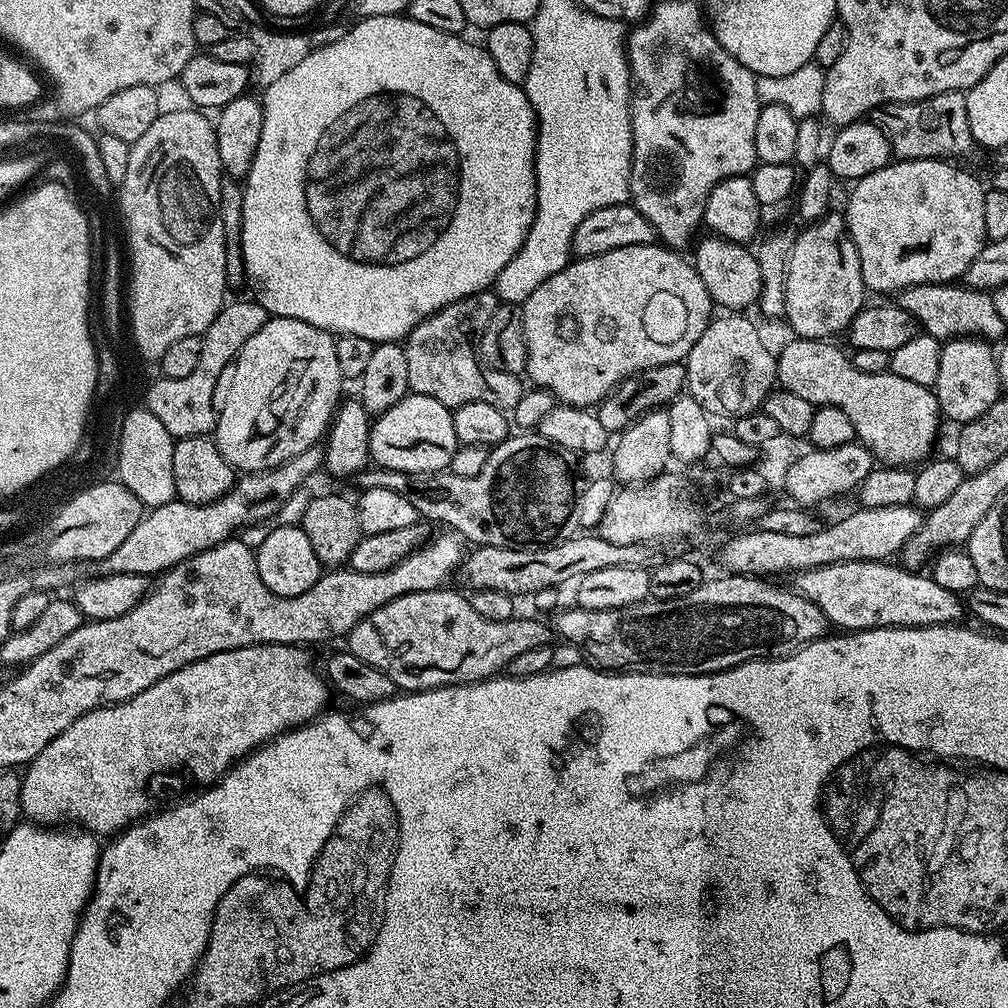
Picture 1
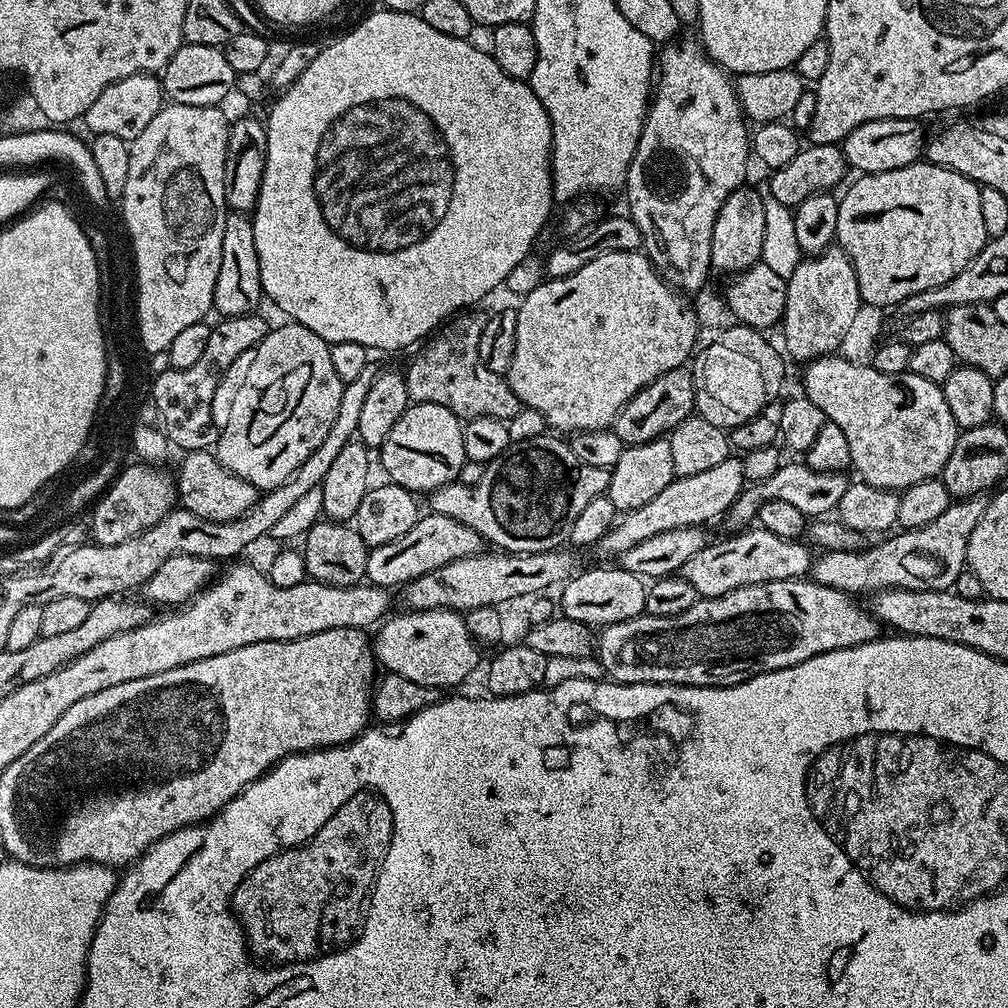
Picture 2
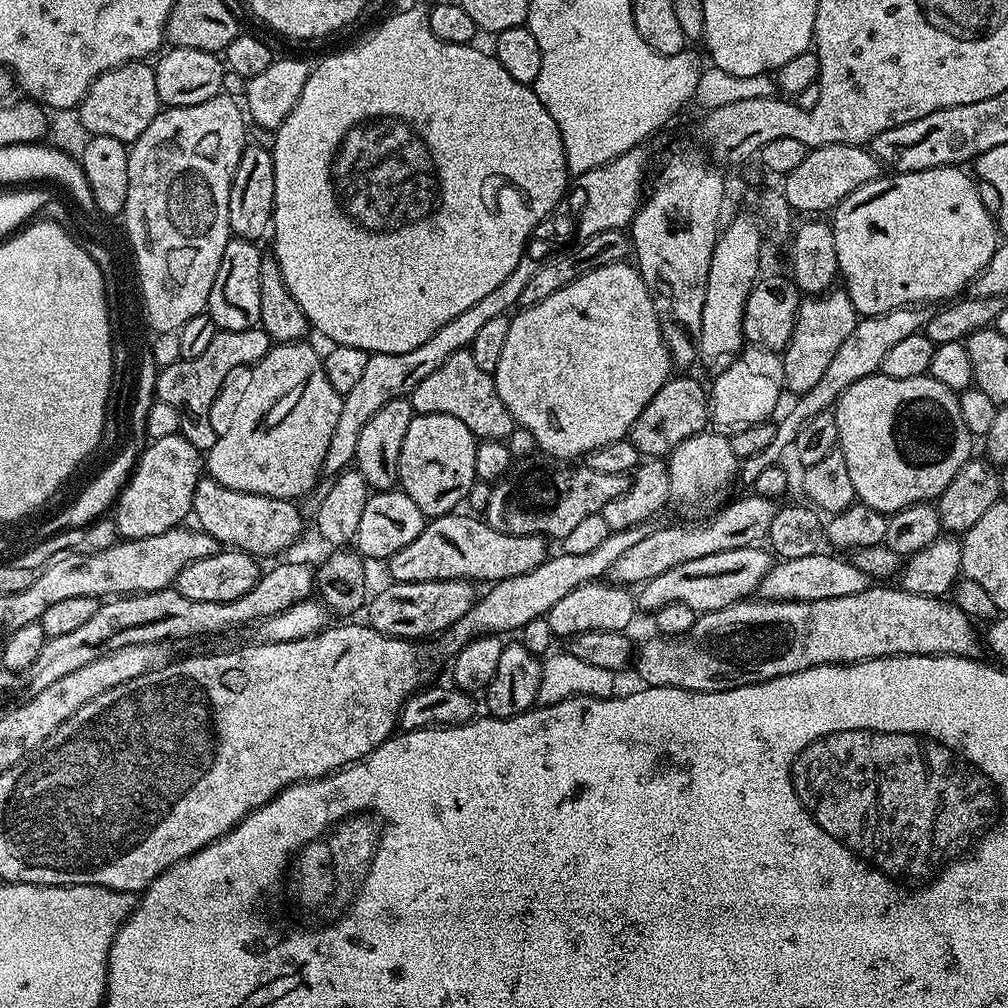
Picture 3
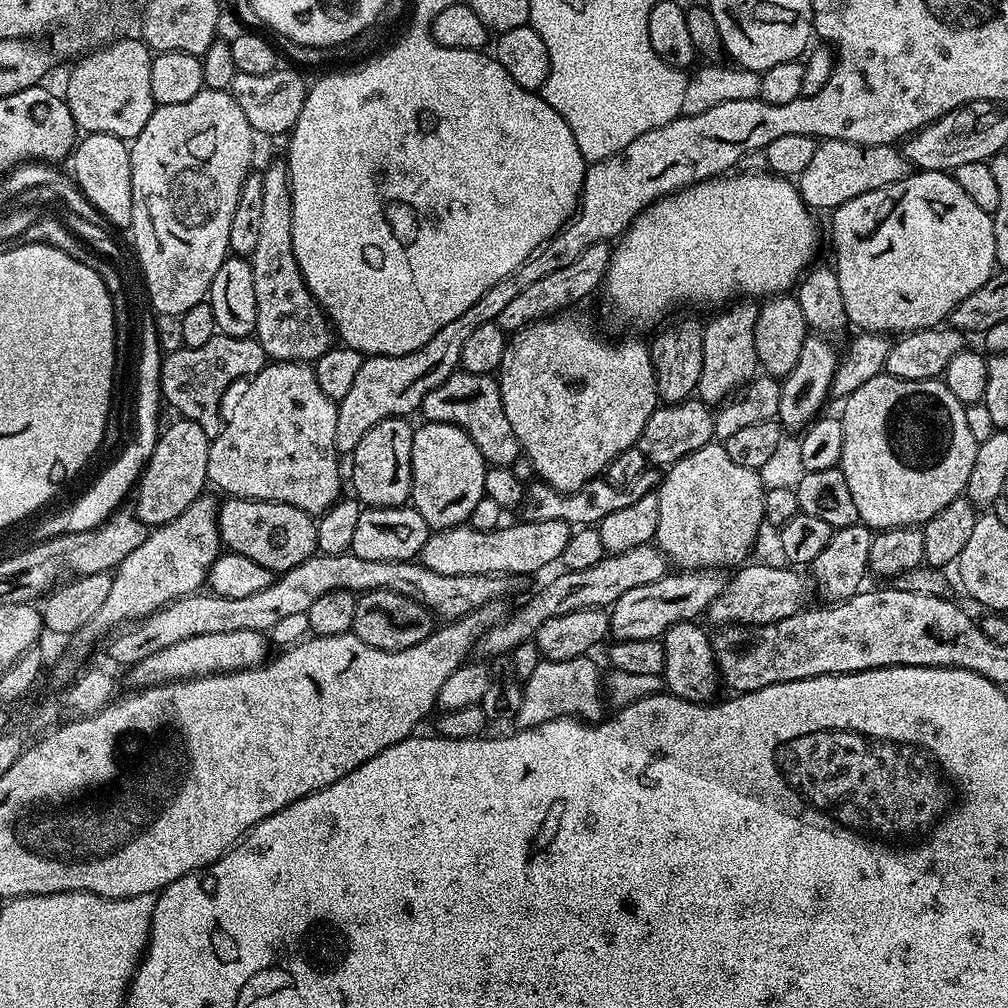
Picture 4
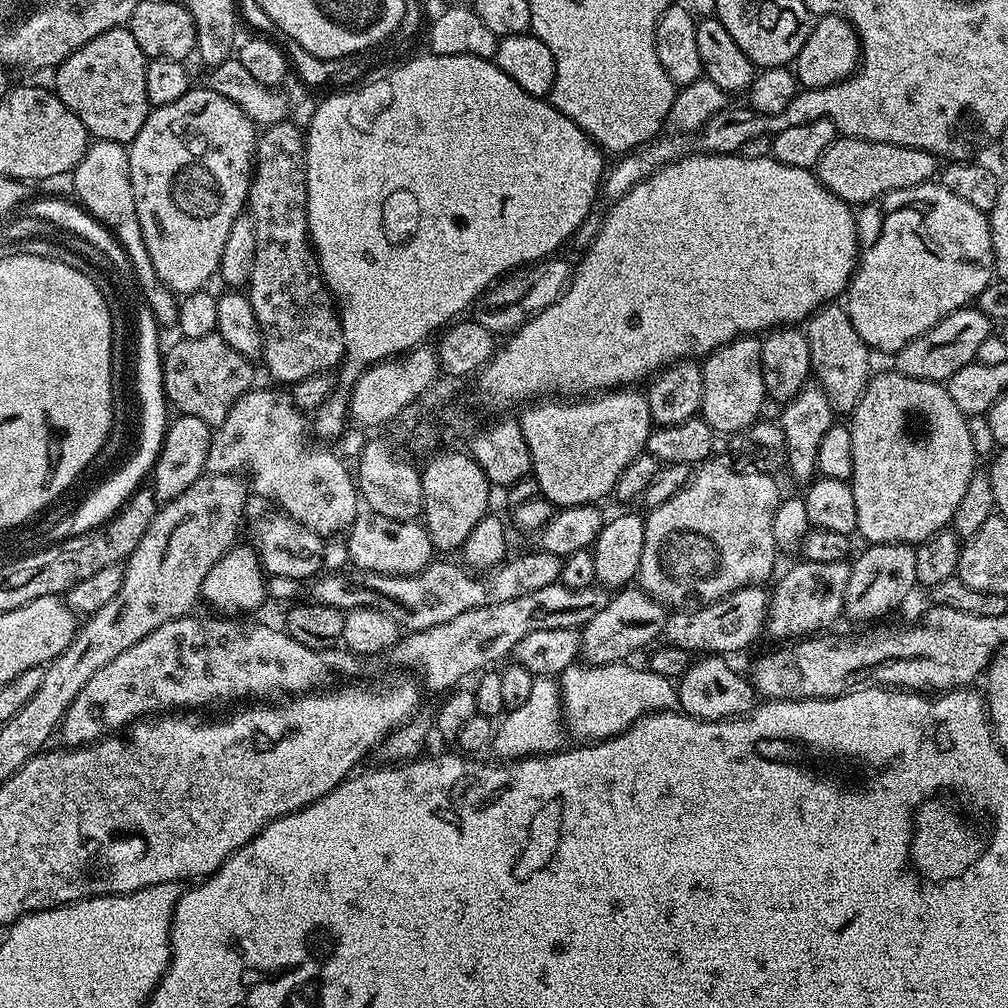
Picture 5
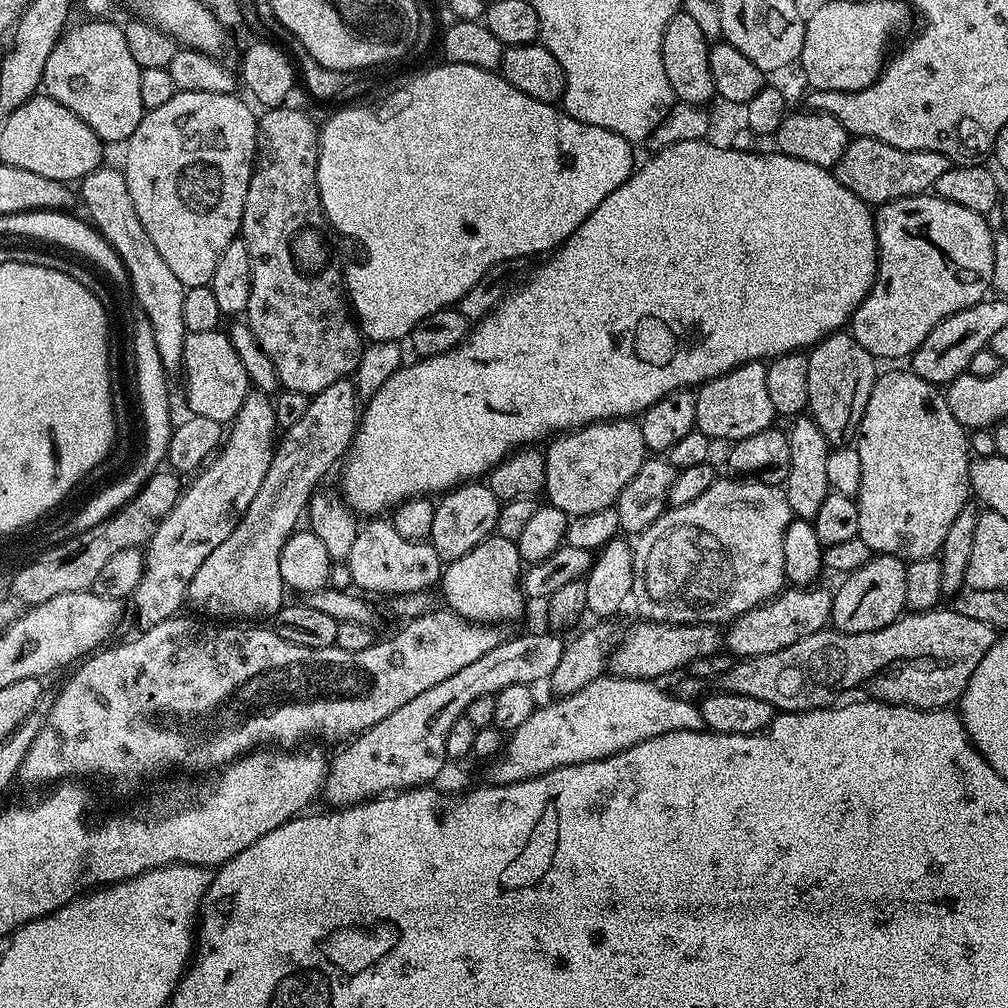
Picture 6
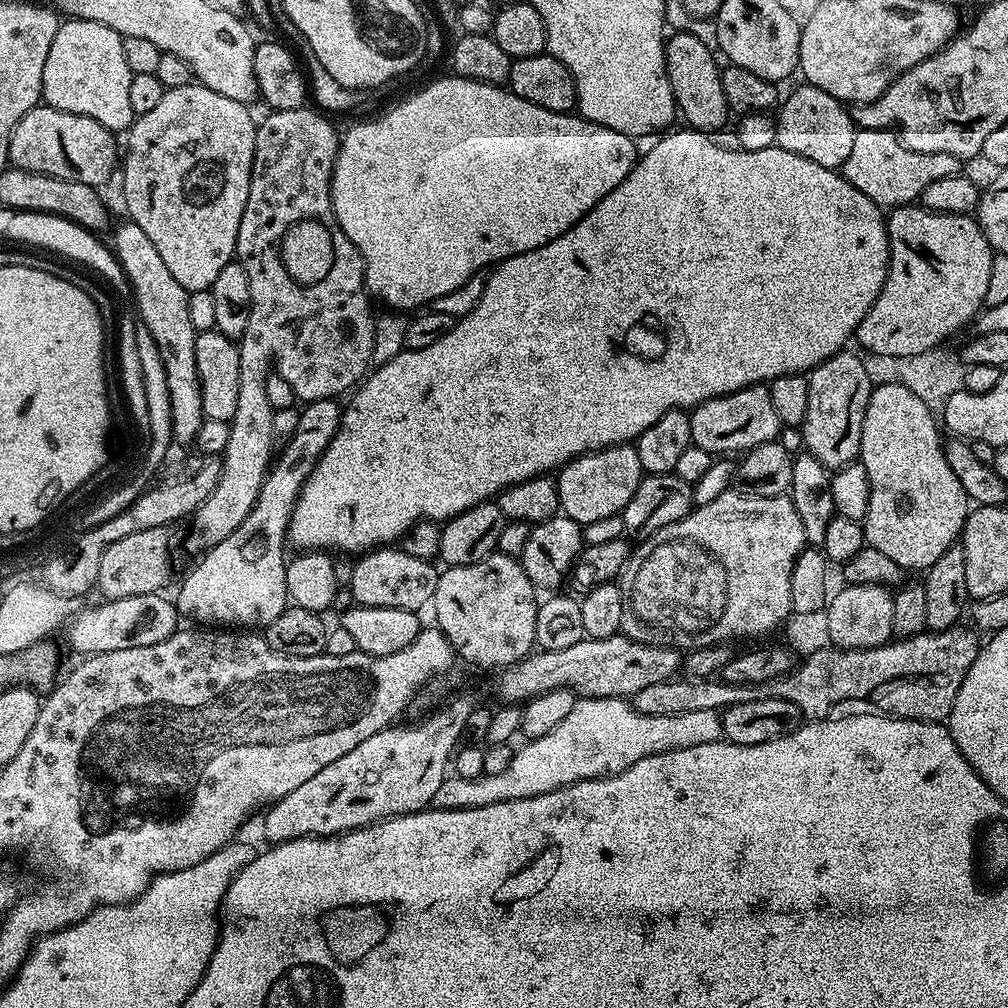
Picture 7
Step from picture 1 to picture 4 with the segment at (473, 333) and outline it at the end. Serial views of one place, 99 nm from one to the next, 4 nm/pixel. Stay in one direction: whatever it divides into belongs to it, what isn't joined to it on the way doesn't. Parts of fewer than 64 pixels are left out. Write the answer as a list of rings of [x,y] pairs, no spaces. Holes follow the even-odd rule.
[[[457,370],[442,386],[434,386],[426,398],[422,398],[418,409],[425,421],[446,422],[456,424],[478,446],[485,461],[492,466],[510,466],[521,459],[522,449],[514,429],[506,419],[506,410],[502,410],[502,394],[499,383],[492,376],[470,374]]]

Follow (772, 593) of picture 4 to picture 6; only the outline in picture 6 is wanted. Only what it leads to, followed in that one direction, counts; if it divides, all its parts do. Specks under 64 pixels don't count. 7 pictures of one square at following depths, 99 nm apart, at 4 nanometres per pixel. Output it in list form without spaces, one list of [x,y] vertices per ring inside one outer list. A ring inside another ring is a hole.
[[[640,622],[637,628],[617,639],[612,655],[606,664],[611,675],[635,680],[659,681],[659,676],[668,676],[671,672],[687,669],[694,658],[700,655],[714,655],[722,648],[722,632],[715,624],[658,624]]]

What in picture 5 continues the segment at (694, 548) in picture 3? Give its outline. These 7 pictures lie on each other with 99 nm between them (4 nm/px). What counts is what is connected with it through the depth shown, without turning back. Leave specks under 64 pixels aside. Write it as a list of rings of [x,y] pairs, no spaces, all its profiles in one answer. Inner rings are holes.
[[[557,582],[550,586],[542,586],[542,590],[534,590],[534,594],[526,594],[526,598],[510,598],[510,602],[498,602],[494,606],[478,606],[474,610],[466,610],[466,614],[458,614],[458,618],[450,618],[450,622],[442,622],[442,626],[430,626],[421,632],[401,635],[400,641],[390,649],[390,656],[394,663],[404,667],[401,669],[421,668],[424,671],[423,687],[427,691],[429,688],[432,692],[444,694],[455,689],[460,684],[459,680],[472,675],[475,677],[491,669],[495,665],[492,664],[495,660],[500,660],[503,656],[511,657],[518,642],[522,642],[526,634],[534,634],[534,630],[583,629],[584,624],[590,622],[590,618],[594,618],[594,614],[599,614],[606,607],[608,599],[610,599],[609,593],[596,584],[576,589]]]

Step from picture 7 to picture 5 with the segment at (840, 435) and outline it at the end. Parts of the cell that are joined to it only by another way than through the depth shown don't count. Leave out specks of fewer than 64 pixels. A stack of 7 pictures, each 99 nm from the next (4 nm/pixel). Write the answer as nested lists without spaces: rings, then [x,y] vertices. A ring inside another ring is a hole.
[[[829,302],[812,313],[806,321],[806,331],[812,351],[812,371],[815,379],[820,379],[817,380],[819,387],[823,388],[826,398],[837,413],[851,414],[874,375],[873,353],[862,342],[858,330],[854,330],[848,309],[840,302]]]

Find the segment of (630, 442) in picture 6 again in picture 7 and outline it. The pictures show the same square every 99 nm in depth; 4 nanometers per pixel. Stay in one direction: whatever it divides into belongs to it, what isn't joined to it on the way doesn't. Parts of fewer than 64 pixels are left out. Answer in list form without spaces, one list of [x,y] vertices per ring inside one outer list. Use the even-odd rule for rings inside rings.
[[[631,443],[587,452],[585,456],[574,458],[564,465],[555,477],[560,512],[581,526],[598,522],[601,518],[621,515],[626,502],[634,498],[634,490],[638,490],[644,475],[642,462],[638,462],[638,454]]]

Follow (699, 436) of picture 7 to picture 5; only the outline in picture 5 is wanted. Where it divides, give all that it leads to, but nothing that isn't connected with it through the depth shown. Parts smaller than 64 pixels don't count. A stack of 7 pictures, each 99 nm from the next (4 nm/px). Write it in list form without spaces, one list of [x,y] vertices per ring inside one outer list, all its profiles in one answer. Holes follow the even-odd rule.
[[[745,334],[737,340],[723,344],[716,352],[706,357],[702,367],[704,377],[699,415],[711,426],[713,432],[741,432],[761,419],[766,397],[762,382],[760,340],[755,335]]]

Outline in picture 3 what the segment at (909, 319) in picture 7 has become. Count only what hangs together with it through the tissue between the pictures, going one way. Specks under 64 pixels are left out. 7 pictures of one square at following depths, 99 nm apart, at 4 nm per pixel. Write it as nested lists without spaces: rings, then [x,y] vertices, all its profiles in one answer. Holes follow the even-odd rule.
[[[945,166],[943,168],[927,168],[921,172],[881,174],[875,180],[866,182],[858,190],[851,192],[834,209],[834,215],[831,217],[830,223],[834,230],[834,250],[838,250],[839,279],[842,281],[843,291],[848,293],[850,302],[856,307],[856,311],[861,317],[886,314],[895,308],[932,306],[937,302],[951,301],[953,298],[959,297],[971,285],[972,281],[979,276],[980,271],[988,265],[990,258],[995,254],[998,247],[998,239],[996,240],[998,225],[993,213],[988,212],[986,206],[982,206],[982,198],[978,198],[977,181],[971,175],[968,177],[964,171],[965,169],[960,166]]]

